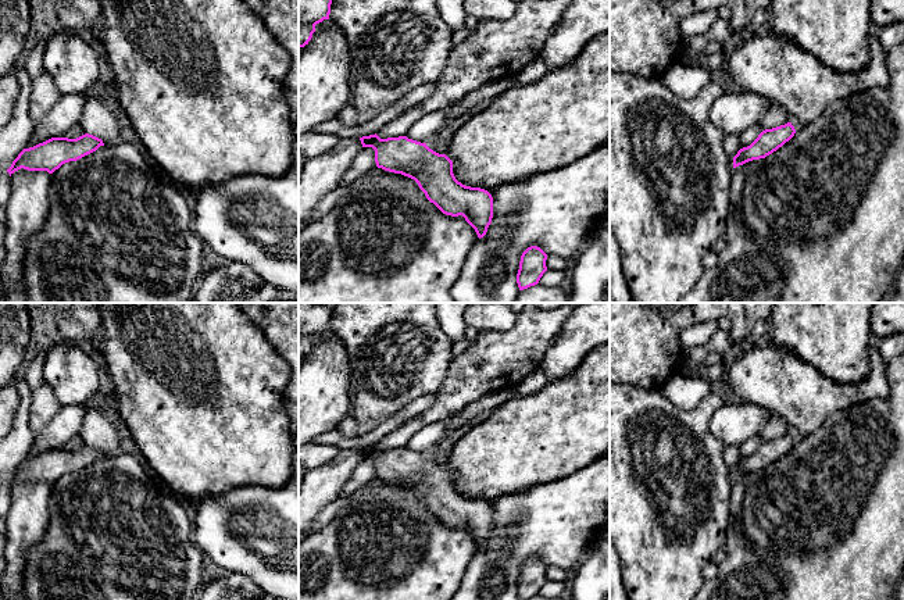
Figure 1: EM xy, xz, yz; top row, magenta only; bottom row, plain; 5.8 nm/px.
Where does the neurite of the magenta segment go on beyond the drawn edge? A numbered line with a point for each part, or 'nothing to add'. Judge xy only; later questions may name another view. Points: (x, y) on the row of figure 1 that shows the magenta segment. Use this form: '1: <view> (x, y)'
nothing to add

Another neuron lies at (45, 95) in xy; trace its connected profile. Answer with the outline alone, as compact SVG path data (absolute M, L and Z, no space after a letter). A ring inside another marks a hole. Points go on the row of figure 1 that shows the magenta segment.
M43 71L40 75L29 78L29 114L33 122L39 122L62 97L51 76Z

